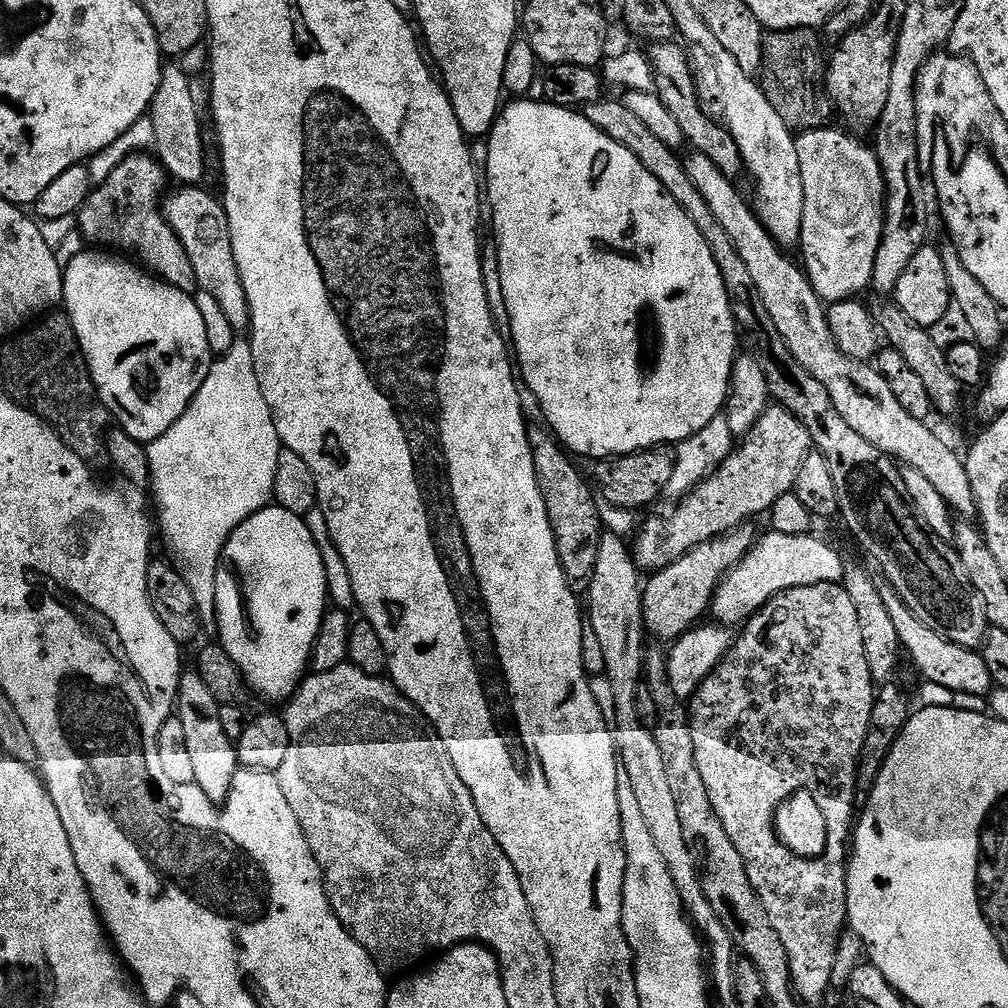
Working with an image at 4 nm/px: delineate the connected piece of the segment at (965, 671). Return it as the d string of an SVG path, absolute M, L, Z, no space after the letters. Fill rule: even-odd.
M880 582L877 583L876 589L882 602L886 602L886 610L894 622L894 630L900 639L903 655L907 659L908 656L912 659L912 664L920 671L922 679L929 680L936 688L945 688L946 691L957 692L960 696L985 695L984 697L987 697L993 691L994 685L990 678L990 669L986 667L984 661L983 651L958 646L946 638L942 638L942 634L934 634L934 630L930 630L930 626L925 626L922 622L918 622L918 618L914 618L910 606L906 606L906 602L902 602L902 598L894 590L894 586Z

